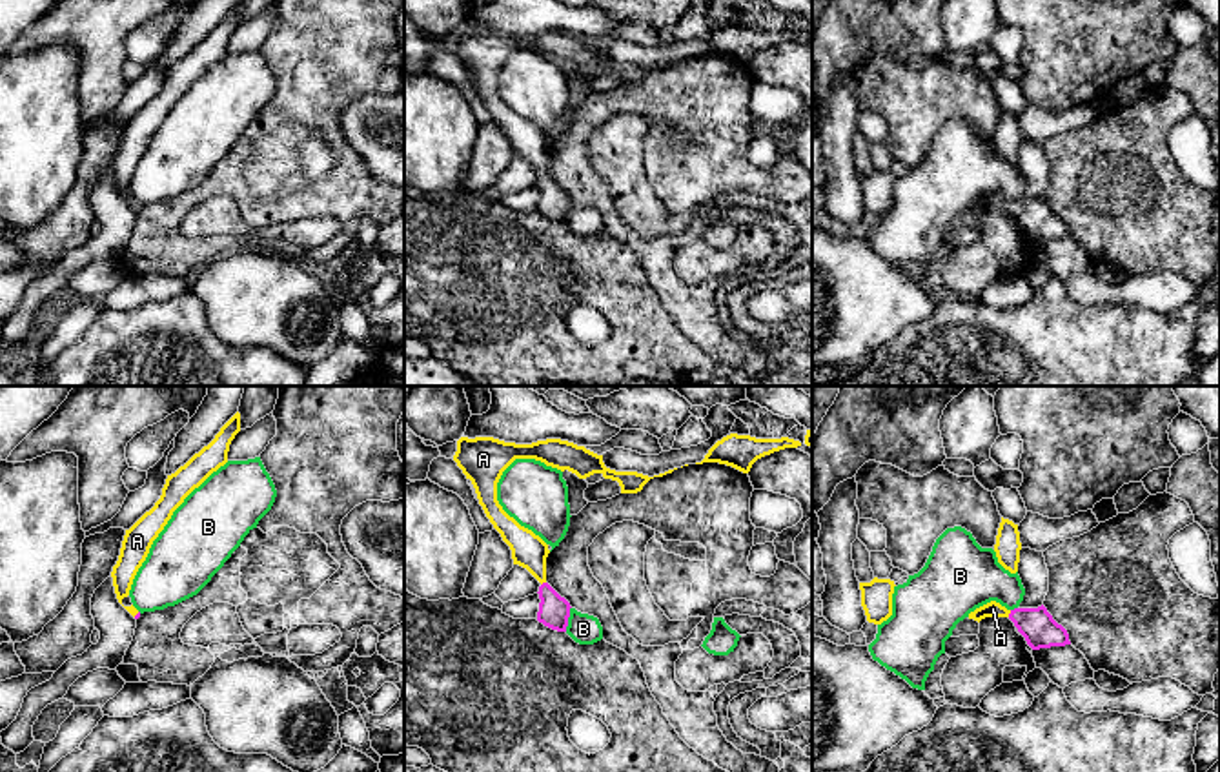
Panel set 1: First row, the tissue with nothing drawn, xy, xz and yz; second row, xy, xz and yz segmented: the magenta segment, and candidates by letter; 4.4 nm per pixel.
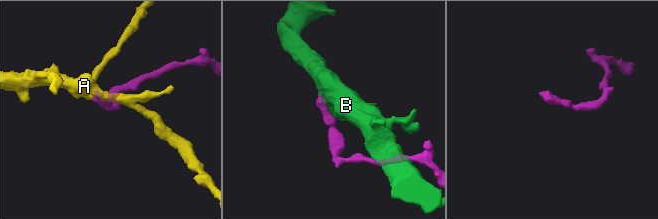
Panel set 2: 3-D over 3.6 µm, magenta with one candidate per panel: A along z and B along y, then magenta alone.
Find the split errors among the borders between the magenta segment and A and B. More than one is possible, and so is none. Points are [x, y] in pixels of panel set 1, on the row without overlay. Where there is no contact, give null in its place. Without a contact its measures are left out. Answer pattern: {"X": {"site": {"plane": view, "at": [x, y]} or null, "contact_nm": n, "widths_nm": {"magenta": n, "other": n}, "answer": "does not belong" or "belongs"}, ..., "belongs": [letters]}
{"A": {"site": {"plane": "yz", "at": [1009, 206]}, "contact_nm": 40, "widths_nm": {"magenta": 160, "other": 70}, "answer": "belongs"}, "B": {"site": {"plane": "xz", "at": [567, 212]}, "contact_nm": 110, "widths_nm": {"magenta": 140, "other": 140}, "answer": "does not belong"}, "belongs": ["A"]}

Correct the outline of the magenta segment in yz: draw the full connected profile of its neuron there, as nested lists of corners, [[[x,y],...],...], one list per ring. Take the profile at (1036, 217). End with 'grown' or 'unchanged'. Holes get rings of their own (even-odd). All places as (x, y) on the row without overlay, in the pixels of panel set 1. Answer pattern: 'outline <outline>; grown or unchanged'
outline [[[991,193],[969,206],[969,211],[1009,209],[1032,242],[1071,237],[1067,222],[1058,217],[1047,200],[1014,200],[1007,202]]]; grown

